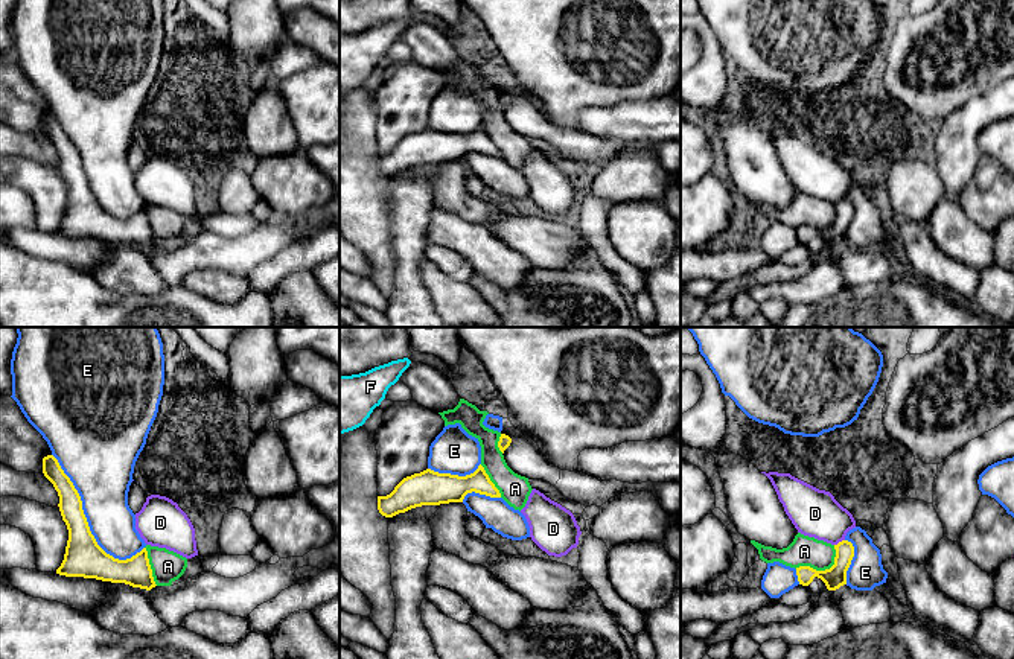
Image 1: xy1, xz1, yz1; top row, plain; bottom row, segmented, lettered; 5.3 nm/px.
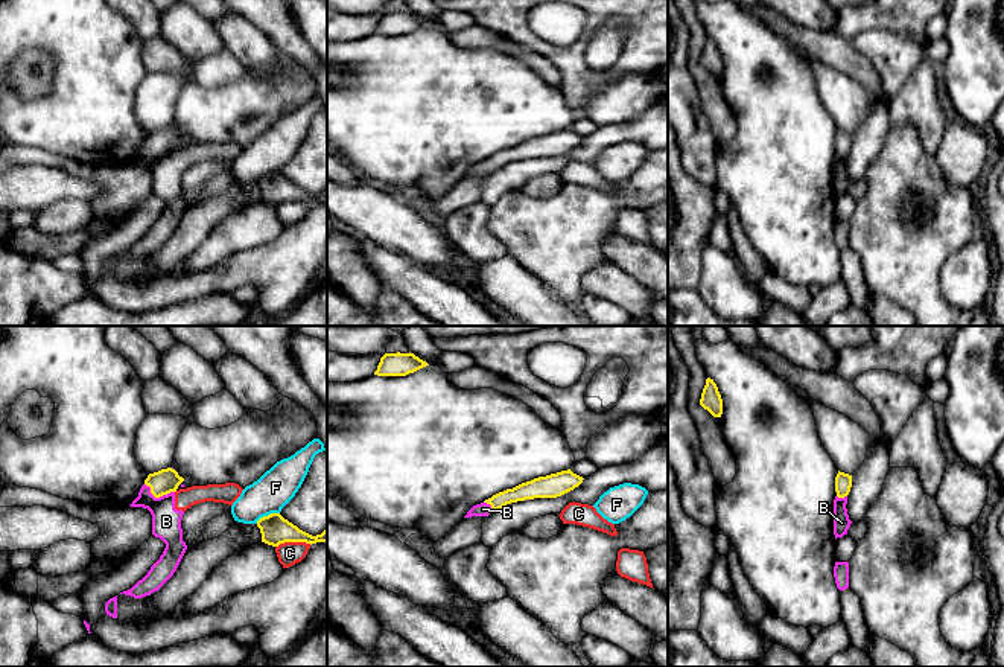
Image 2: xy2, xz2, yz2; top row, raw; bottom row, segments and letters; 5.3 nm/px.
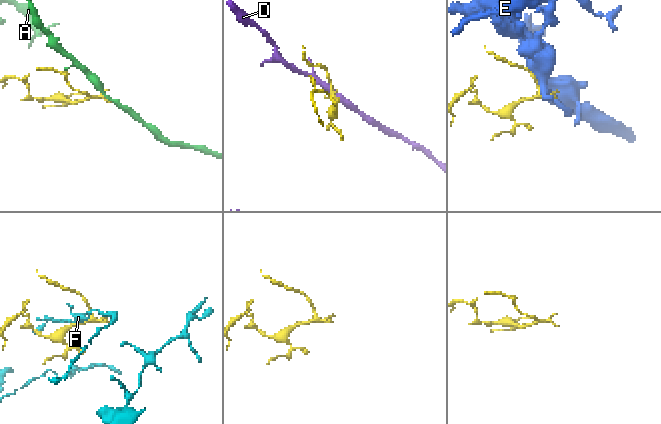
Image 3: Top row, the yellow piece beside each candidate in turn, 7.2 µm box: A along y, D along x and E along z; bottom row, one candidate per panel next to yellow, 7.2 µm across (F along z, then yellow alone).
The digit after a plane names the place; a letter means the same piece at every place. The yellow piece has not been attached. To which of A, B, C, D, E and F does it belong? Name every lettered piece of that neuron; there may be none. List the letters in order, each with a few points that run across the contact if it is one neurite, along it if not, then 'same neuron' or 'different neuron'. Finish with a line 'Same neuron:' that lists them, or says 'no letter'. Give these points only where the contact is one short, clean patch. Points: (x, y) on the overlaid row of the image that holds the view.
A: line yz1 (835, 545), (835, 562), (829, 568), (795, 568); different neuron
B: line xy2 (168, 480), (158, 489), (158, 497), (166, 521); same neuron
C: different neuron
D: line yz1 (844, 539), (835, 545); different neuron
E: different neuron
F: line xy2 (279, 512), (263, 515), (256, 523); different neuron
Same neuron: B

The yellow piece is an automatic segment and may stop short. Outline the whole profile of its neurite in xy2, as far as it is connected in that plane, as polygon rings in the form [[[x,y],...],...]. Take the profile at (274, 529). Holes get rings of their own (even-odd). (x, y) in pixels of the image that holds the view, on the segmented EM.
[[[271,513],[260,518],[257,521],[257,527],[262,533],[262,542],[272,547],[278,547],[284,542],[306,542],[310,545],[316,542],[327,542],[327,530],[321,535],[312,536],[284,519],[280,513]]]

